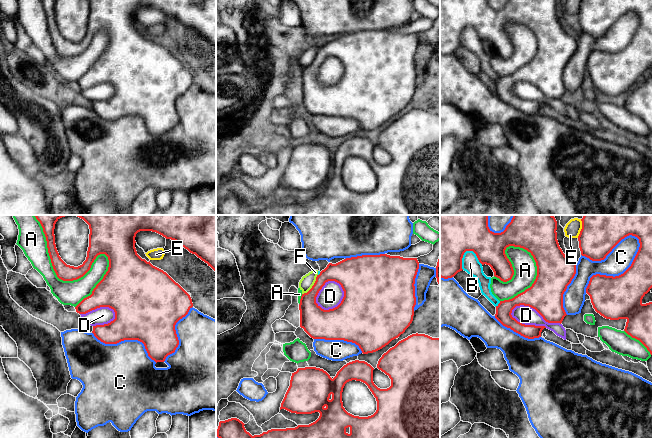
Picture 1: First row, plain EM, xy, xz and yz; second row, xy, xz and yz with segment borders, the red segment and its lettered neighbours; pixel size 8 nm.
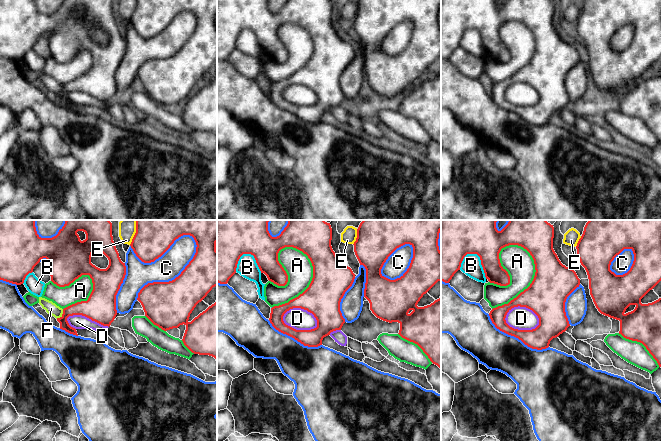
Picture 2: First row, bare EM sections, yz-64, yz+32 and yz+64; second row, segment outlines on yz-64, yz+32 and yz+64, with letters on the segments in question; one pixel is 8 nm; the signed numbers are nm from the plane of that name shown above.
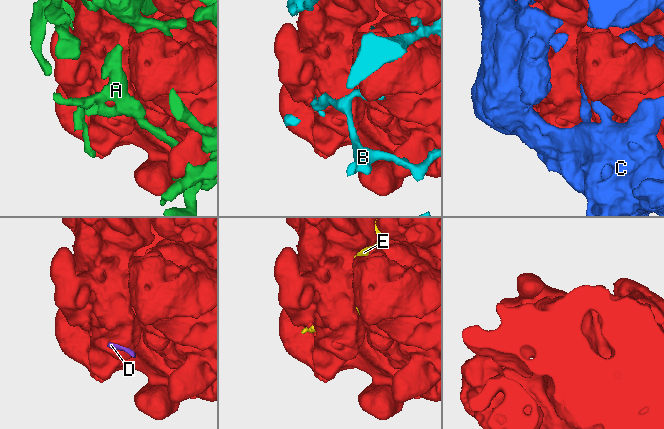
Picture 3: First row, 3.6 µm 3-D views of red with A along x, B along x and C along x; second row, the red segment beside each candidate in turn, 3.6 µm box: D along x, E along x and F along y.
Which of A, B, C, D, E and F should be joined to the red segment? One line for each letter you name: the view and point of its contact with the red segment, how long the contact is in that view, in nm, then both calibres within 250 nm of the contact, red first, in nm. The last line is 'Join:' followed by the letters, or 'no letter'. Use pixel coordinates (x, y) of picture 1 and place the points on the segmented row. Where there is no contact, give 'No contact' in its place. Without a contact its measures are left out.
Join: no letter

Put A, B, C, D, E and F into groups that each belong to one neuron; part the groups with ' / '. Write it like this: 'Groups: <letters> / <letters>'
Groups: A / B D F / C / E

